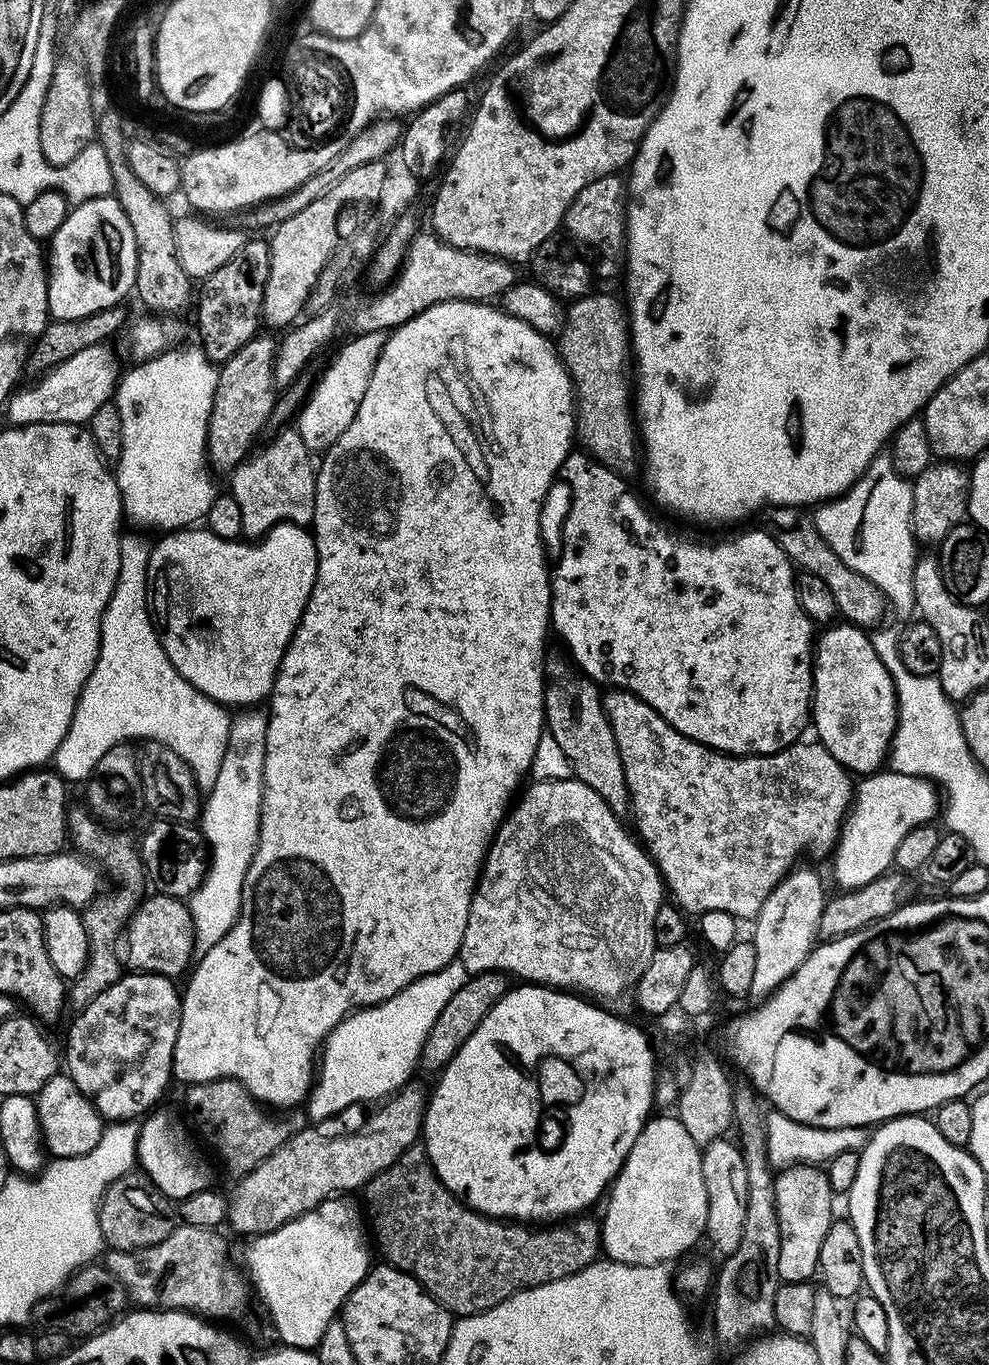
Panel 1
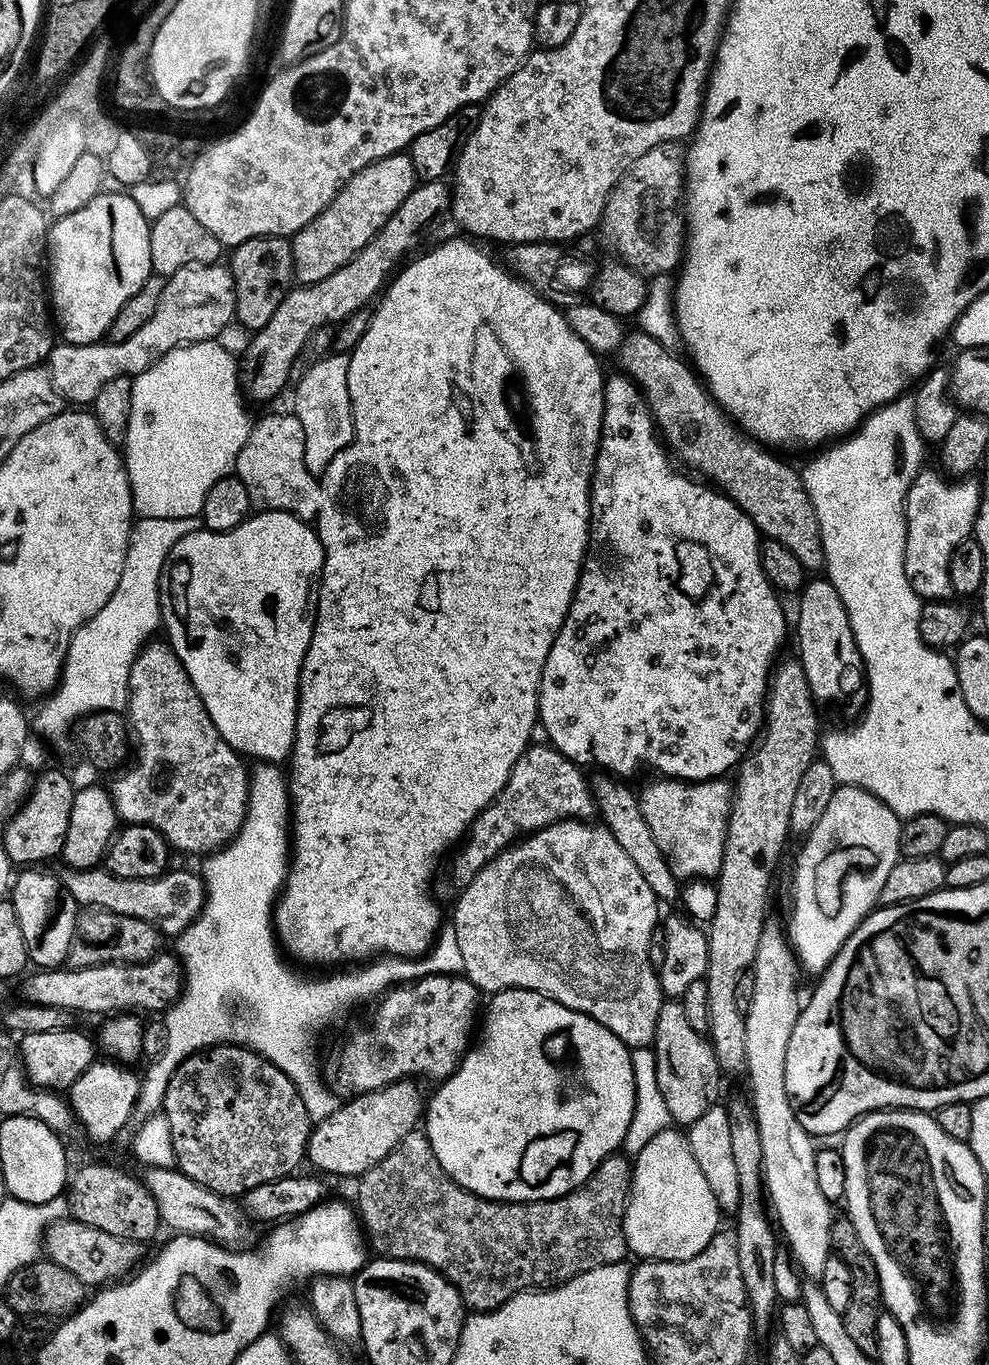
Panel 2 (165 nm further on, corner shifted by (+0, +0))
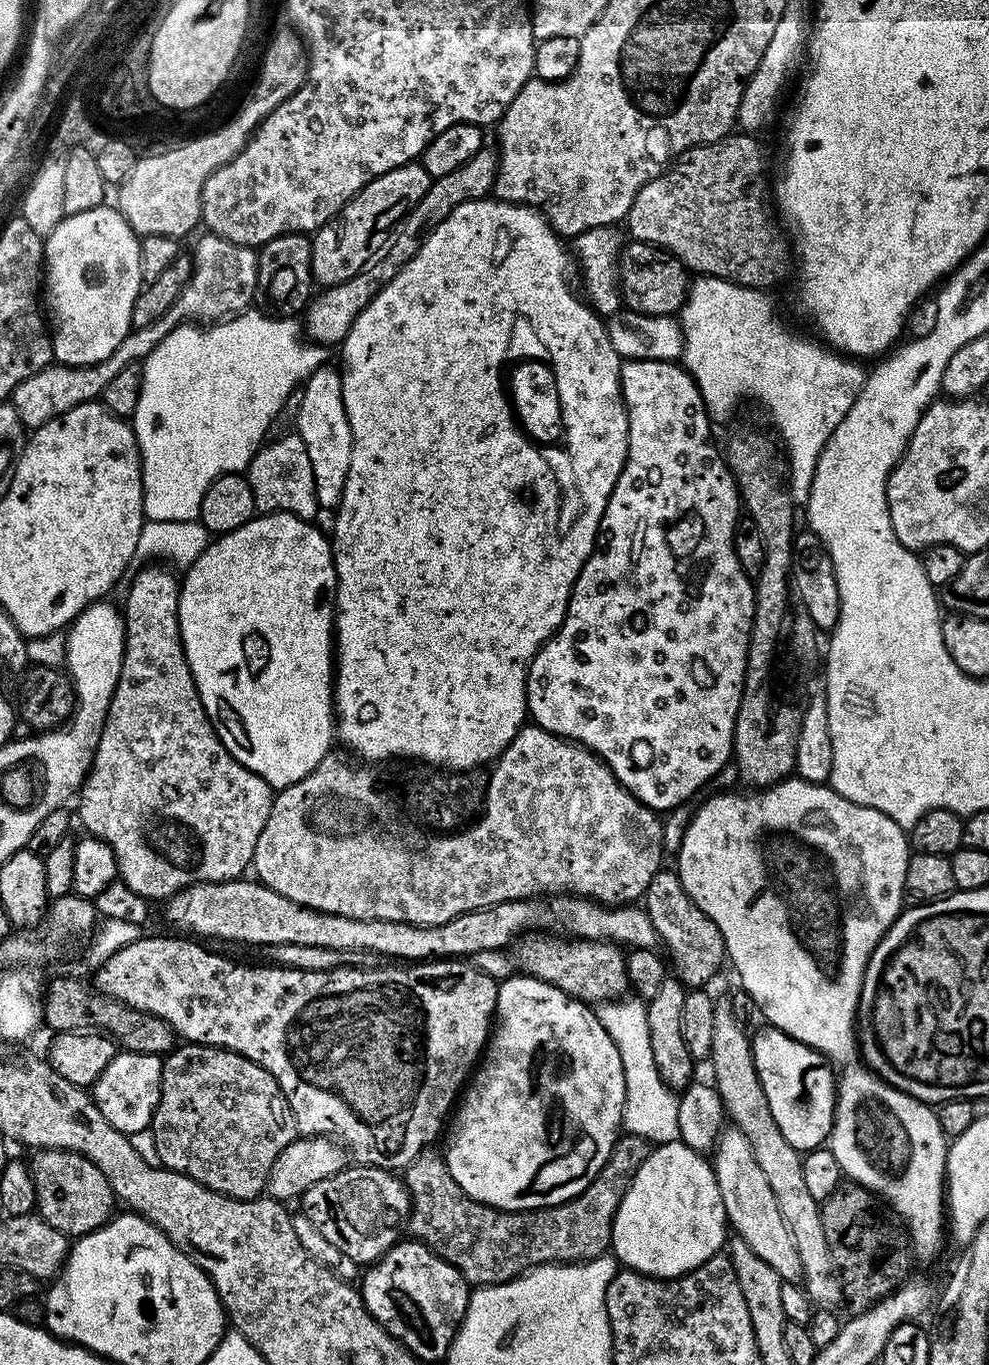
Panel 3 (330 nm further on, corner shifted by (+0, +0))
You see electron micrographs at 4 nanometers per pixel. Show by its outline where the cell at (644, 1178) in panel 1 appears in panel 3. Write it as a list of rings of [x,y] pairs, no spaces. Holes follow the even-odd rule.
[[[675,1140],[669,1144],[655,1145],[651,1149],[649,1157],[638,1166],[637,1173],[634,1174],[633,1181],[630,1182],[630,1186],[626,1190],[625,1196],[617,1208],[617,1212],[614,1214],[612,1224],[610,1252],[625,1269],[641,1272],[644,1276],[655,1276],[657,1280],[673,1280],[676,1276],[684,1276],[687,1272],[693,1272],[695,1268],[702,1266],[702,1262],[706,1262],[710,1257],[717,1255],[725,1247],[726,1235],[724,1236],[724,1228],[726,1232],[726,1217],[724,1207],[722,1206],[722,1194],[718,1194],[716,1169],[709,1161],[707,1164],[704,1160],[707,1159],[701,1153],[690,1150],[690,1146],[686,1146],[685,1144],[681,1144],[679,1140]]]

